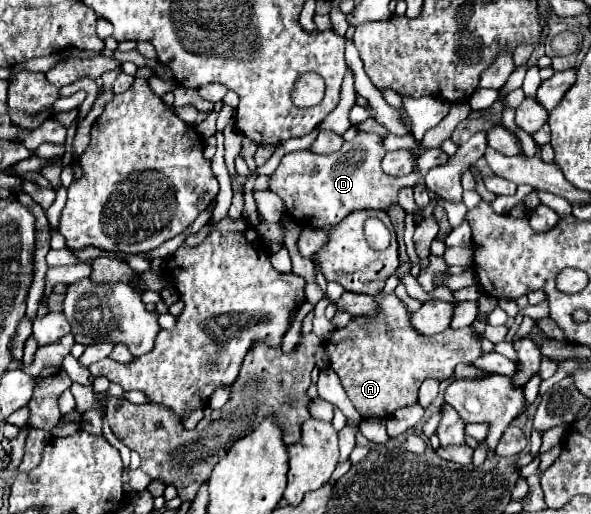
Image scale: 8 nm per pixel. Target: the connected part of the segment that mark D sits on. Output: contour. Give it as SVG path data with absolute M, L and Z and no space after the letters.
M358 131L354 141L344 141L342 149L332 155L314 155L312 151L286 153L270 177L270 191L274 191L286 207L286 213L296 219L302 227L326 229L340 223L346 215L358 209L388 211L390 205L398 203L398 193L404 187L416 187L420 177L424 178L433 167L443 165L449 156L440 148L432 148L420 155L416 169L403 177L384 175L380 161L384 159L384 139Z

